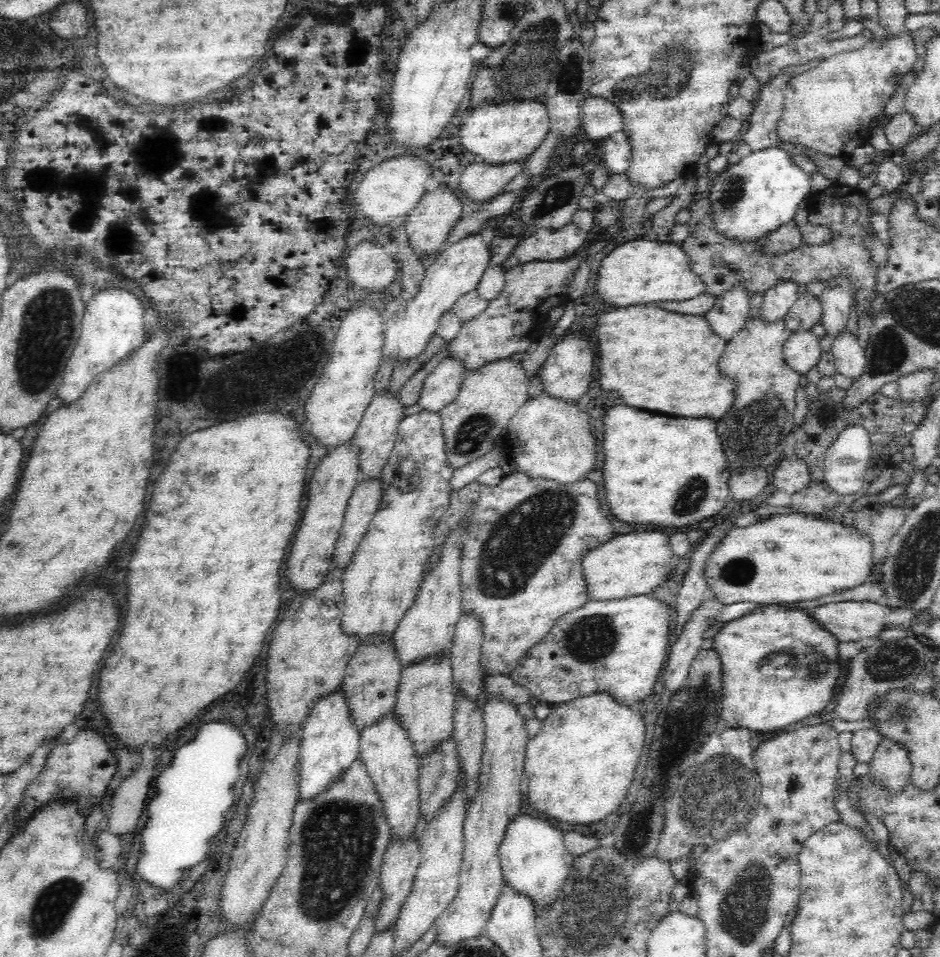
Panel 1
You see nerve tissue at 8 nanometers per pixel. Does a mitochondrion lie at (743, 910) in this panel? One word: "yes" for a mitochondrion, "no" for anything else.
yes

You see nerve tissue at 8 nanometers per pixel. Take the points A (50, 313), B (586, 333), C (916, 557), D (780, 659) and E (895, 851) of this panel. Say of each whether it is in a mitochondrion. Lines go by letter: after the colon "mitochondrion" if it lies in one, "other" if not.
A: mitochondrion
B: other
C: mitochondrion
D: mitochondrion
E: other

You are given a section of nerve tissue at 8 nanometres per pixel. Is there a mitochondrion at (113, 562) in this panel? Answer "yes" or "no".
no

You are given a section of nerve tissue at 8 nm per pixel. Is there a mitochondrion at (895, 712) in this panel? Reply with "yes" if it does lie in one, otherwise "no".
yes

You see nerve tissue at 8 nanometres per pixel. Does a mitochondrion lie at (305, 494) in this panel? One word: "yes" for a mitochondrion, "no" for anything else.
no

